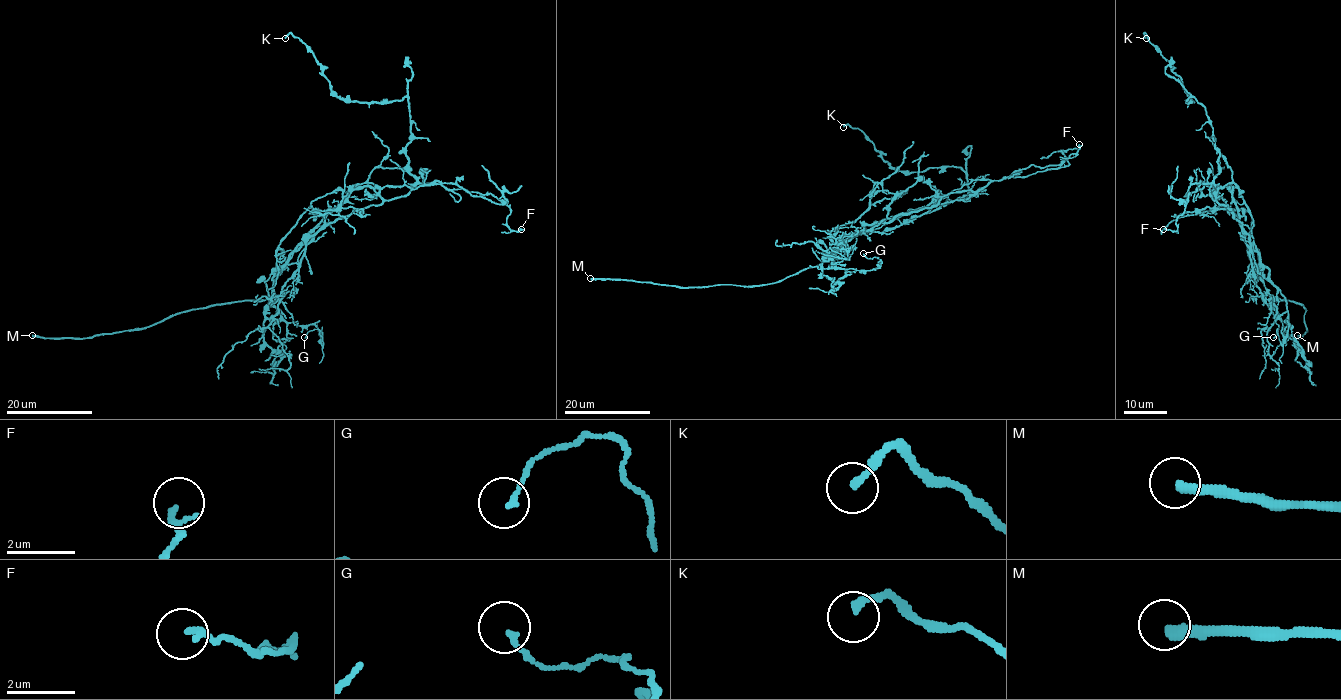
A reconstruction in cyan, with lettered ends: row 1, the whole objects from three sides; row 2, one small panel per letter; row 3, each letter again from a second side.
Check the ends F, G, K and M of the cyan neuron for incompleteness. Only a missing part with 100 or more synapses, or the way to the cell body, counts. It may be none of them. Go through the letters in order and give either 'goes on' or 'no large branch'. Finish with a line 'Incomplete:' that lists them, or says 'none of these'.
F: no large branch
G: no large branch
K: no large branch
M: goes on
Incomplete: M

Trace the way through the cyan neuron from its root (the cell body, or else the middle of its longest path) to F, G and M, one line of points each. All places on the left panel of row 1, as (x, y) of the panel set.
F: (337, 219), (404, 197), (417, 184), (441, 184), (494, 194), (510, 208), (509, 229), (521, 229)
G: (337, 219), (303, 243), (274, 281), (276, 311), (288, 322), (314, 324), (322, 344), (317, 329), (304, 337)
M: (337, 219), (293, 252), (274, 281), (272, 294), (264, 300), (188, 309), (144, 327), (82, 338), (32, 335)

